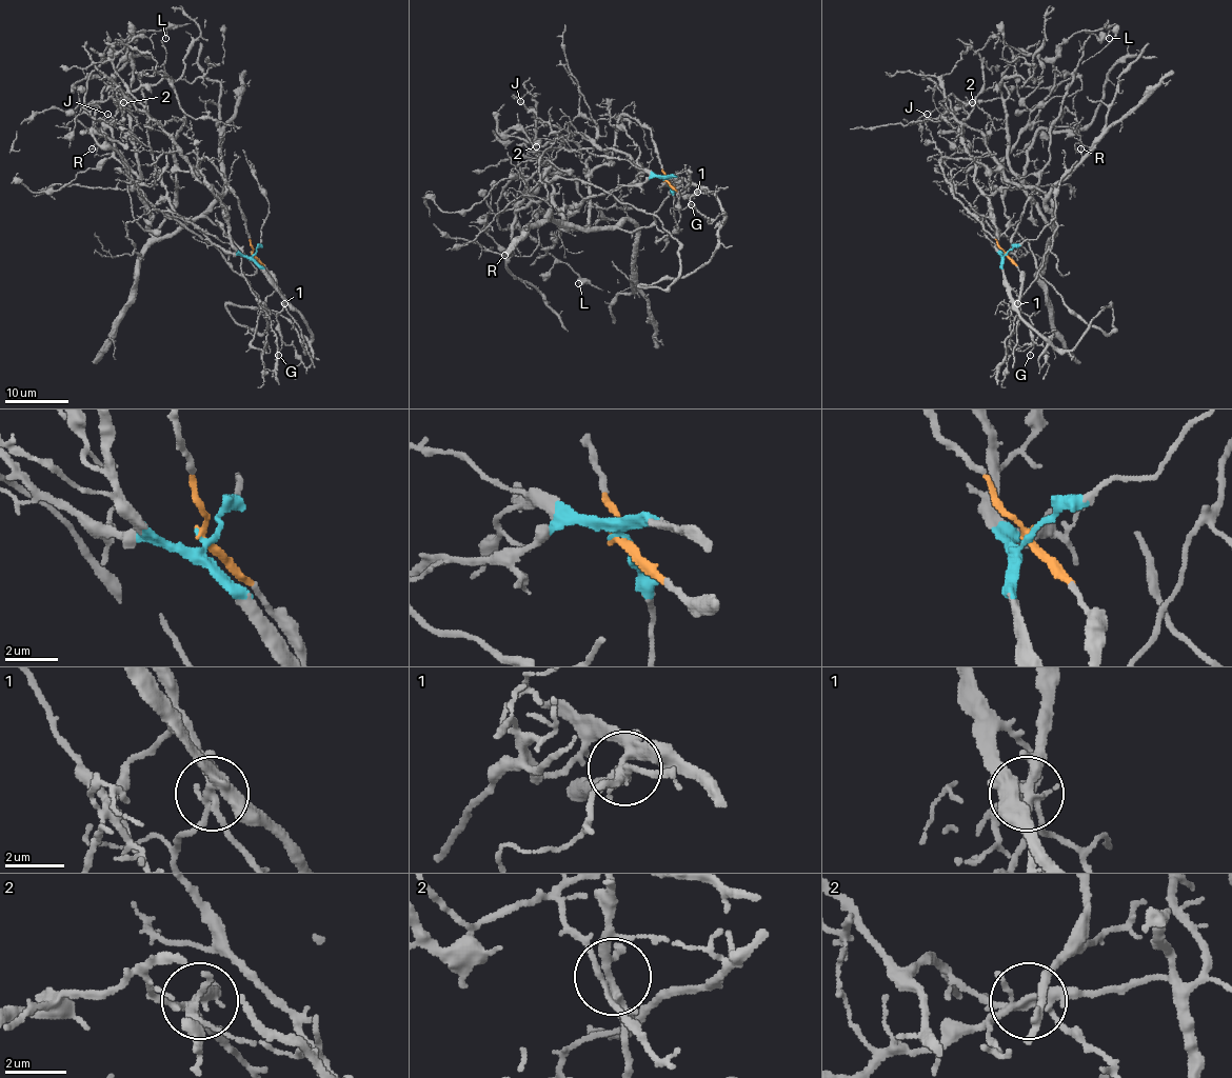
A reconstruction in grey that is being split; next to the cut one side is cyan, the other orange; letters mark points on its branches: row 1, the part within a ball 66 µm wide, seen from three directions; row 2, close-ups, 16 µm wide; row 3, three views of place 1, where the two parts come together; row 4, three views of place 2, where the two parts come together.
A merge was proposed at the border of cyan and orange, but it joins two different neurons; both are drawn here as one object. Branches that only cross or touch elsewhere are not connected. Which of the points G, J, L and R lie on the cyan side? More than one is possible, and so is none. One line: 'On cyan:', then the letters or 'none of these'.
On cyan: G, L

